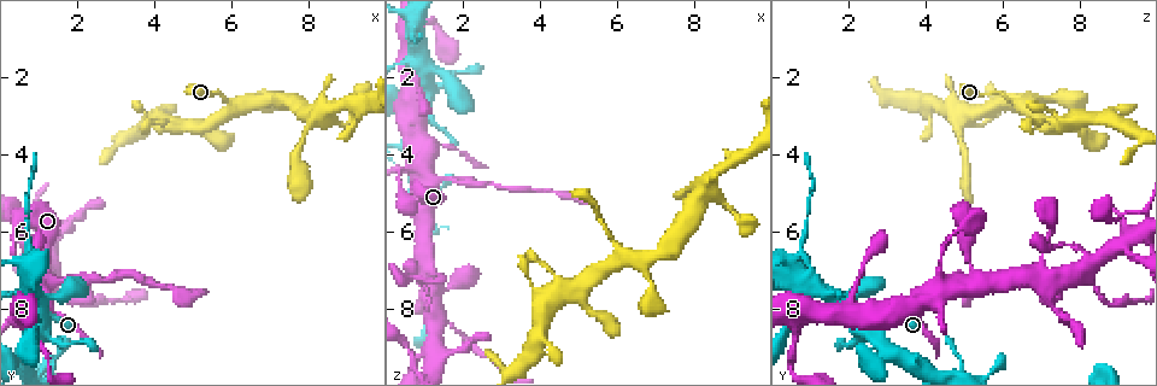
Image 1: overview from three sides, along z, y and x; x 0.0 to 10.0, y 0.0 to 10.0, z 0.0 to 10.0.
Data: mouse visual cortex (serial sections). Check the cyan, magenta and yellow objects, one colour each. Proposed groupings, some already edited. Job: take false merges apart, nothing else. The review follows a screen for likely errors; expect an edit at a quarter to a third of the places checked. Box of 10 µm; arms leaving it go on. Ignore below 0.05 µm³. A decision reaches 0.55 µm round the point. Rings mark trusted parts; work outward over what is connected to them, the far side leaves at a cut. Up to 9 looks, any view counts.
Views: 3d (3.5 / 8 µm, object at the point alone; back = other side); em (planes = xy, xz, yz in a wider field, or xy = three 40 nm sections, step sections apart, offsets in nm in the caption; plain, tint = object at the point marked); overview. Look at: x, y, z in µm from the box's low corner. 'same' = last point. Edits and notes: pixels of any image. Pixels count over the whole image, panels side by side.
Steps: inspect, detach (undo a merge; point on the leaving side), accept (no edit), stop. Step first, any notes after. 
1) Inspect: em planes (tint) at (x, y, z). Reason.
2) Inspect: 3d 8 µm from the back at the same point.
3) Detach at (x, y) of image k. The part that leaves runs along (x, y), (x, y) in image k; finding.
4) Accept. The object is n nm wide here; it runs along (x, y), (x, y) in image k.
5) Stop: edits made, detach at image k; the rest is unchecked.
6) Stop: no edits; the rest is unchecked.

Inspect: 3d 3.5 µm at (1.70, 7.25, 4.65). Thick turns thin.

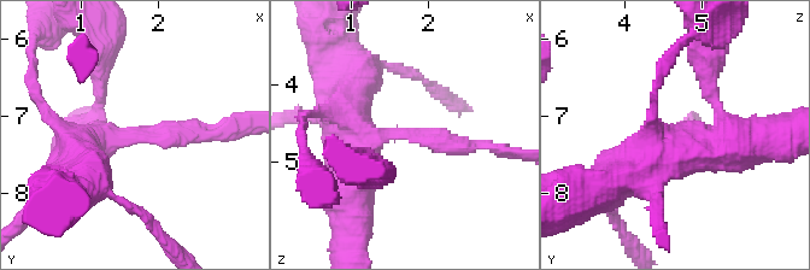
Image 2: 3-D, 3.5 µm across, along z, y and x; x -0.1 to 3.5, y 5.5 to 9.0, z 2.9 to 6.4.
Inspect: em planes (plain) at (1.65, 7.25, 4.70). The arms are 200, 500 nm wide; need the tissue.

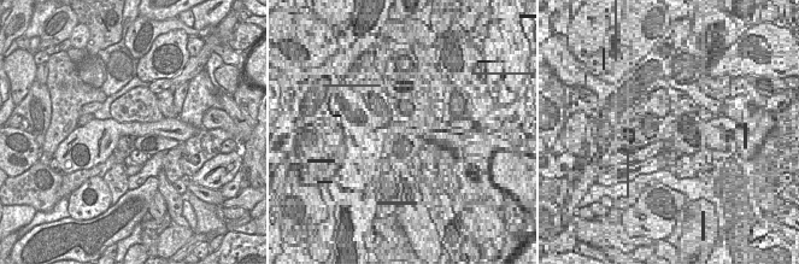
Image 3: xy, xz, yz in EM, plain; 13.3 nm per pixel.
Inspect: em planes (tint) at the same point.

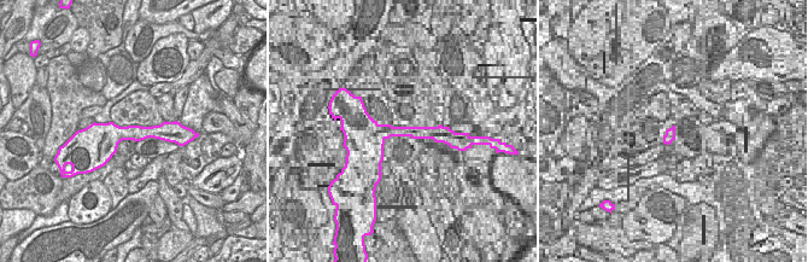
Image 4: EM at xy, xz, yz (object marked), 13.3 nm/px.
Detach at (433, 144) of image 2. The part that leaves runs along (398, 135), (512, 151) in image 2; two cells meet here.

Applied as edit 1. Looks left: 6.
Inspect: overview.

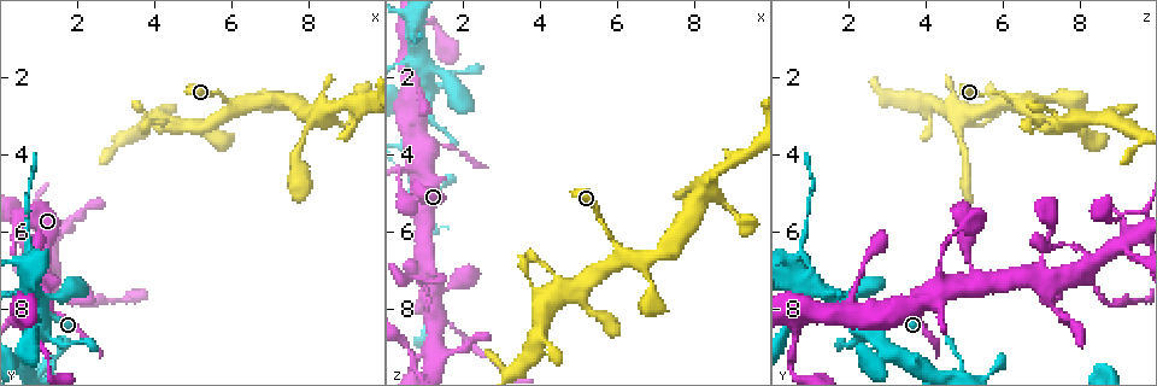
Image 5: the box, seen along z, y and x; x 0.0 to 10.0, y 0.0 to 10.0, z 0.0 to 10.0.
Inspect: 3d 3.5 µm at (0.80, 6.65, 0.60). Thin arm on a thick one.

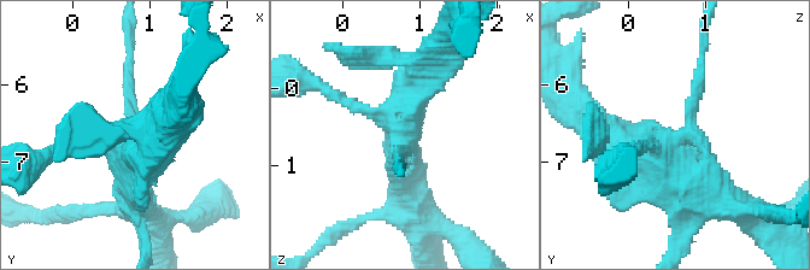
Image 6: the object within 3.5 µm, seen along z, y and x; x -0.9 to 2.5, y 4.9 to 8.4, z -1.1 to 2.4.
Inspect: em planes (tint) at (0.85, 6.70, 0.65).

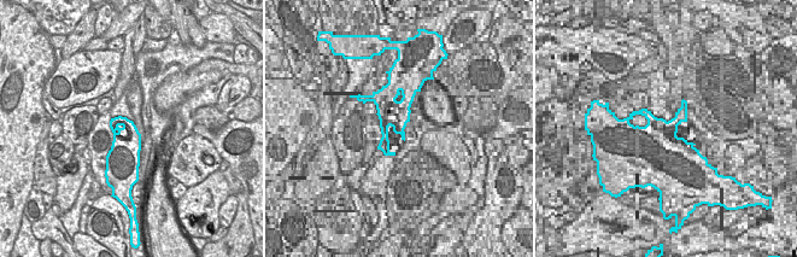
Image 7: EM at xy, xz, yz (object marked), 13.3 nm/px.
Inspect: em xy step 5 (tint) at the same point. Another direction.

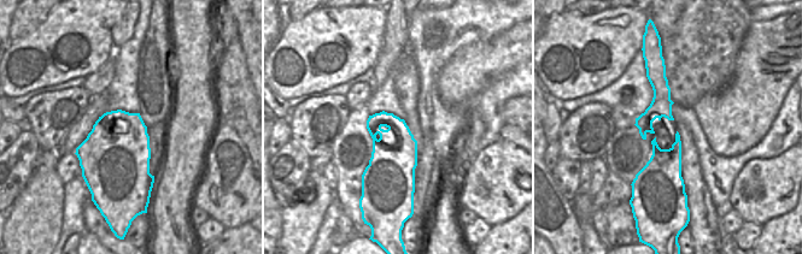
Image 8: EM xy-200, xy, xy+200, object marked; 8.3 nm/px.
Accept. The object is 380 nm wide here; it runs along (138, 198), (127, 64) in image 6; continuous, no second cell.

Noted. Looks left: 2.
Inspect: 3d 3.5 µm from the back at (6.20, 2.70, 6.60). Four arms meet.

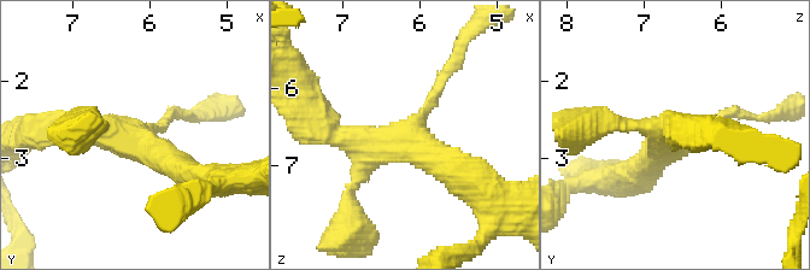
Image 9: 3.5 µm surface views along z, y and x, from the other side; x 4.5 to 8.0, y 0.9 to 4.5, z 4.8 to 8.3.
Inspect: em xy step 3 (tint) at (6.15, 2.75, 6.60). 4 arms meet here; the arms are 150, 250, 350, 400 nm wide.

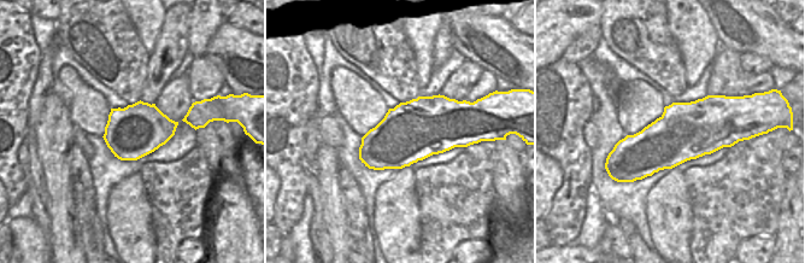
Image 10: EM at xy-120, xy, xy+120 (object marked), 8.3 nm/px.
Accept. It runs along (447, 75), (395, 142), (333, 133) in image 9; continuous, no second cell.

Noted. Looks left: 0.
Stop: edits made, detach at image 2; the rest is unchecked.

